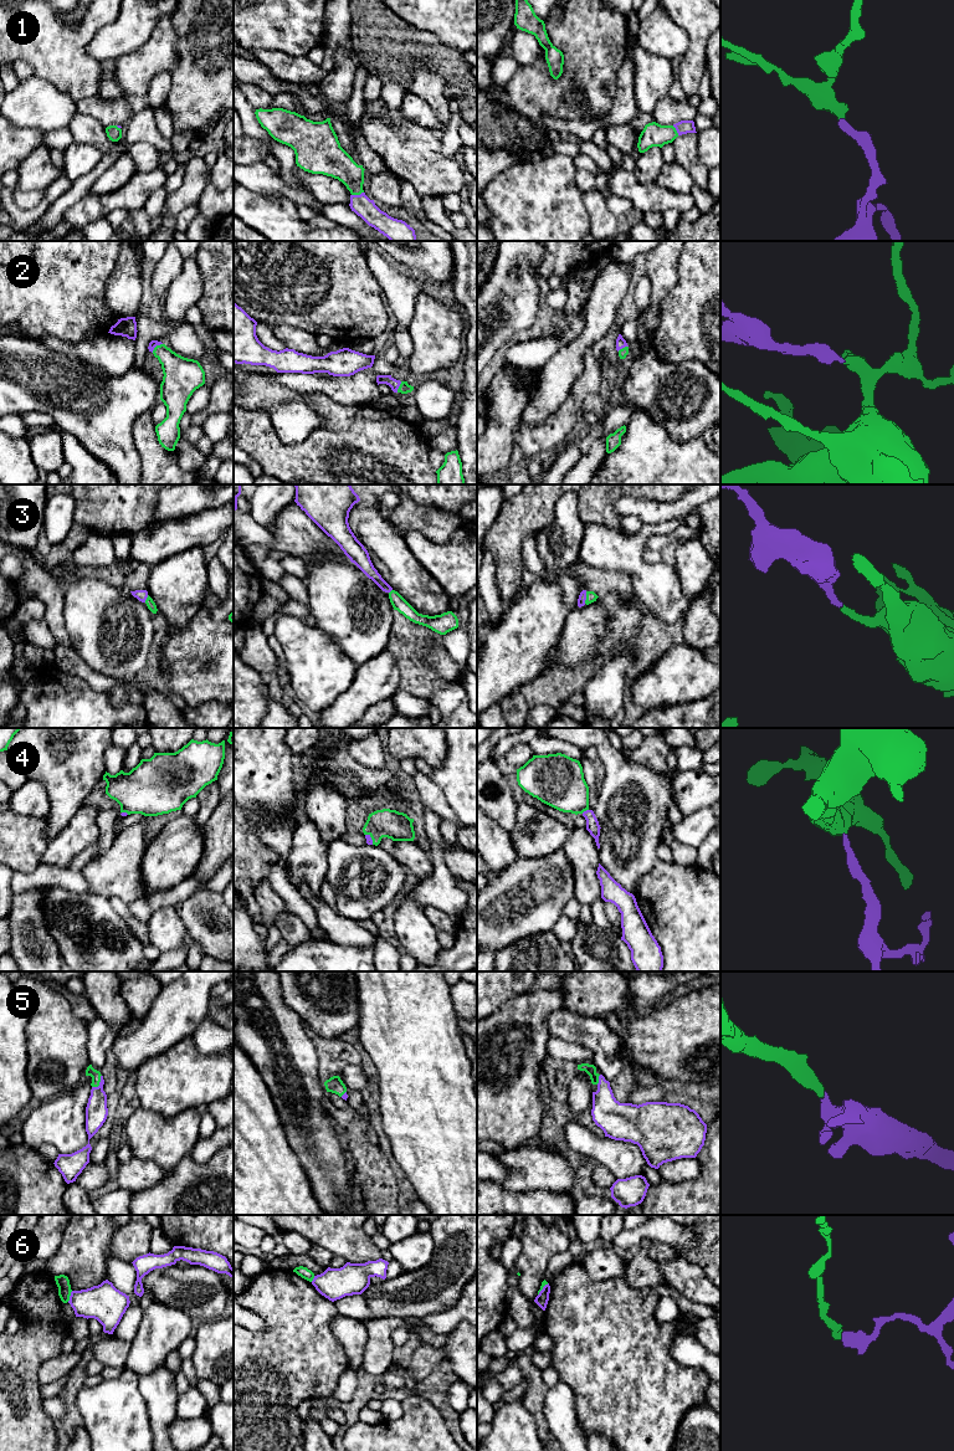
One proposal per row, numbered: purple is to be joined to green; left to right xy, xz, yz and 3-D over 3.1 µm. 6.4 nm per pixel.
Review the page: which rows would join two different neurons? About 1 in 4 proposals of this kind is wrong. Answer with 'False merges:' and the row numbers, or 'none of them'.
False merges: 6

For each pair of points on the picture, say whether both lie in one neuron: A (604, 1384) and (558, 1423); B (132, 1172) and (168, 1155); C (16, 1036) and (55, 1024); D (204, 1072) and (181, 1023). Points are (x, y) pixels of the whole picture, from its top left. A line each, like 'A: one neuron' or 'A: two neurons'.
A: two neurons
B: two neurons
C: two neurons
D: two neurons

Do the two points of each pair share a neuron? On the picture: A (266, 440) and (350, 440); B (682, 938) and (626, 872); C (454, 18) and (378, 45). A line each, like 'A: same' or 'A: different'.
A: same
B: different
C: different

